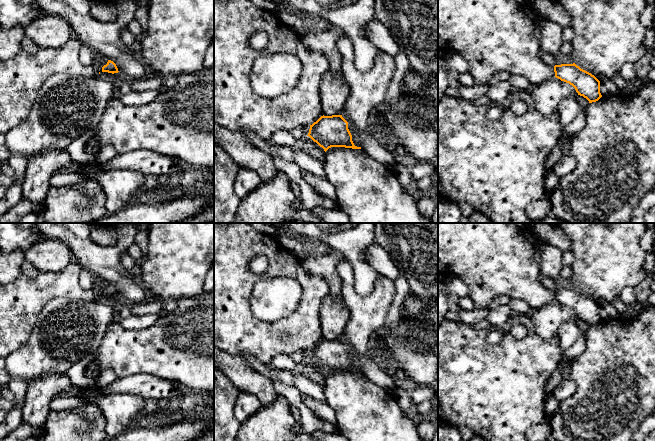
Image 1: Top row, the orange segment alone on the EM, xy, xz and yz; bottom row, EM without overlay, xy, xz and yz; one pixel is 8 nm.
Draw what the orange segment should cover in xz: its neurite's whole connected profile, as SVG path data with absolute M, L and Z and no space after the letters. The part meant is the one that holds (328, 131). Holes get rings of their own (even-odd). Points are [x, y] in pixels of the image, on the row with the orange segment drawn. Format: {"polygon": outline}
{"polygon": "M342 115L321 116L310 125L308 135L326 152L331 147L361 149L354 145L348 122Z"}

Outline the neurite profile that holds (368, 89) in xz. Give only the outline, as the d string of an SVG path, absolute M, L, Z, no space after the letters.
M339 38L337 47L342 56L344 78L351 88L342 114L358 128L361 149L375 161L393 167L396 161L392 148L386 147L372 135L368 127L368 118L371 110L385 100L395 73L394 57L380 51L369 71L358 72L354 65L354 47L350 39Z

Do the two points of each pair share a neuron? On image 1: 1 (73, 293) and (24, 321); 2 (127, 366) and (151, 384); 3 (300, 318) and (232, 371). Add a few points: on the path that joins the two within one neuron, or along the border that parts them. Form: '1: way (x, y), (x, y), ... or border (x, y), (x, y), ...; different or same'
1: way (60, 291), (49, 291), (32, 308); same
2: border (161, 377), (146, 373), (135, 373), (117, 378); different
3: border (224, 351), (237, 355); different

